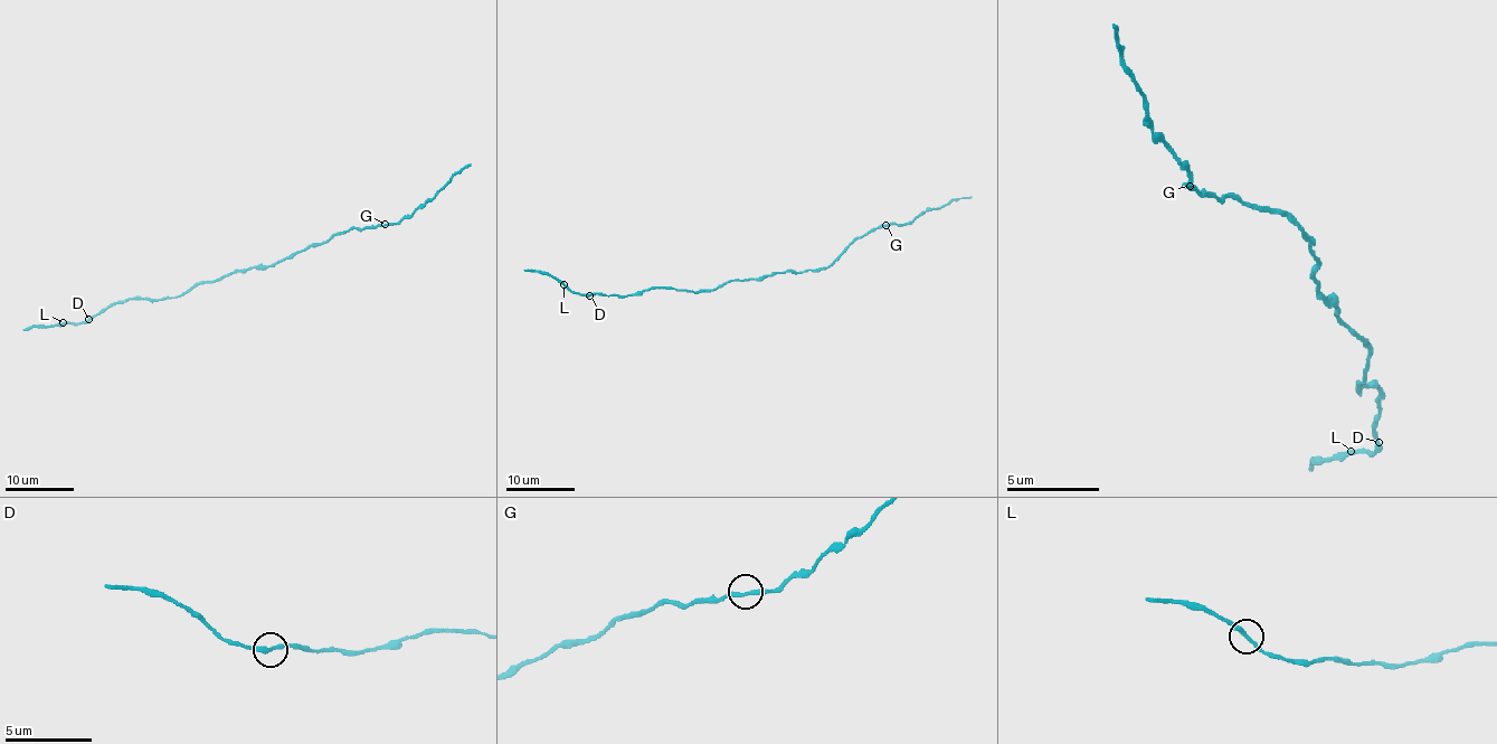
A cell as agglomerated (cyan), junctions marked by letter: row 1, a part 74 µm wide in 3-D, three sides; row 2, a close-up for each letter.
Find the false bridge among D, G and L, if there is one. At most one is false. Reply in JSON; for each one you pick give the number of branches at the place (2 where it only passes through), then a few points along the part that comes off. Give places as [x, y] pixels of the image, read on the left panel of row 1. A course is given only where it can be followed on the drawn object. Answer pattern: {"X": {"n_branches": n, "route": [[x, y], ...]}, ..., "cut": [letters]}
{"cut": []}

